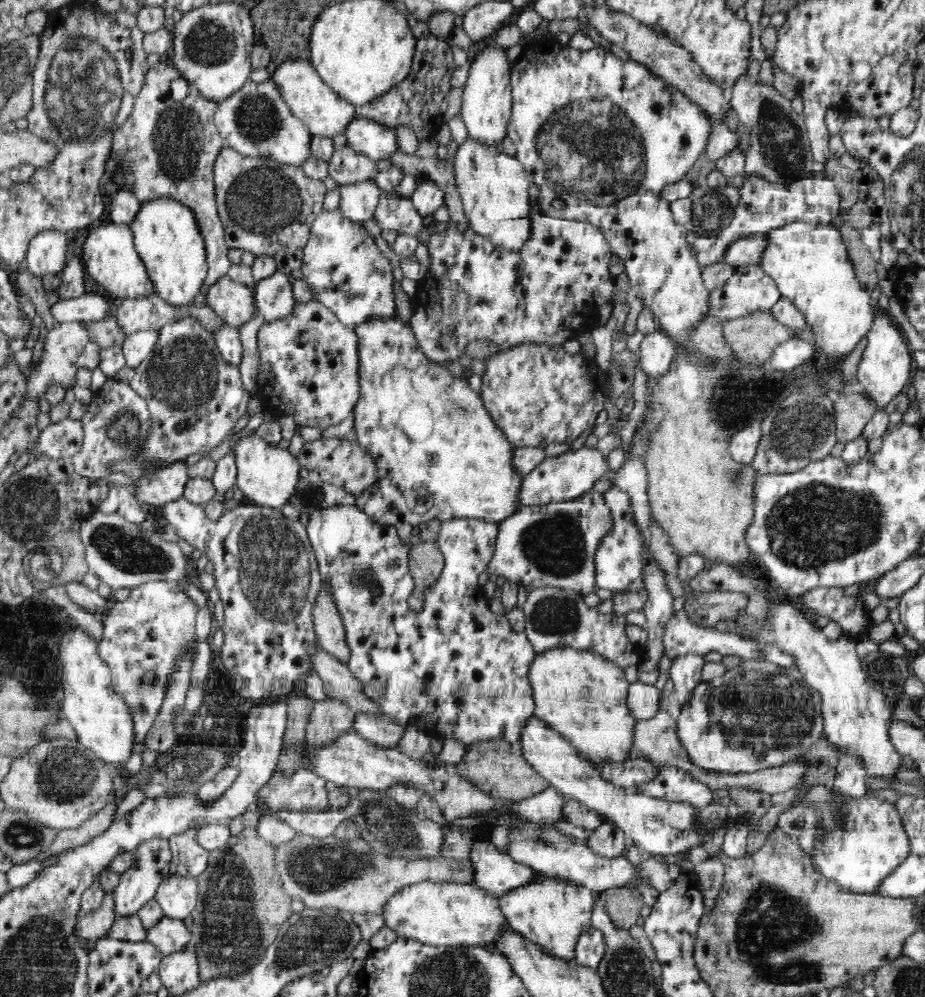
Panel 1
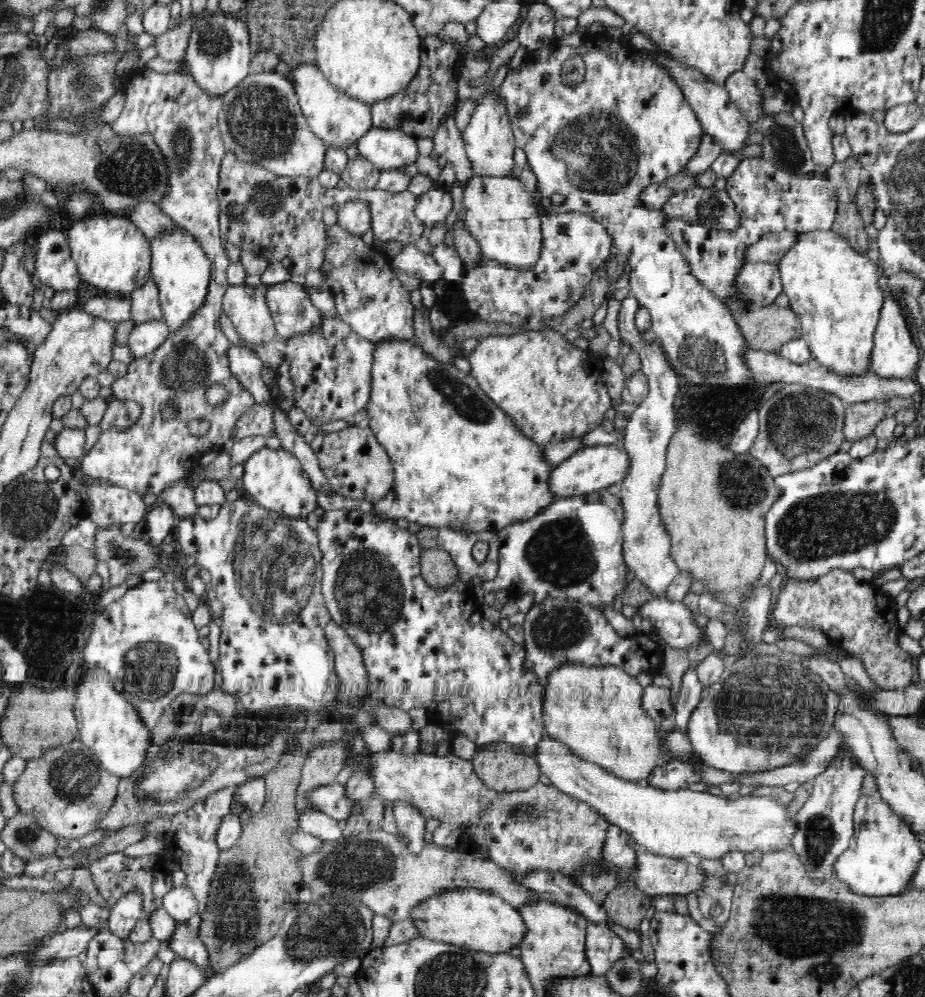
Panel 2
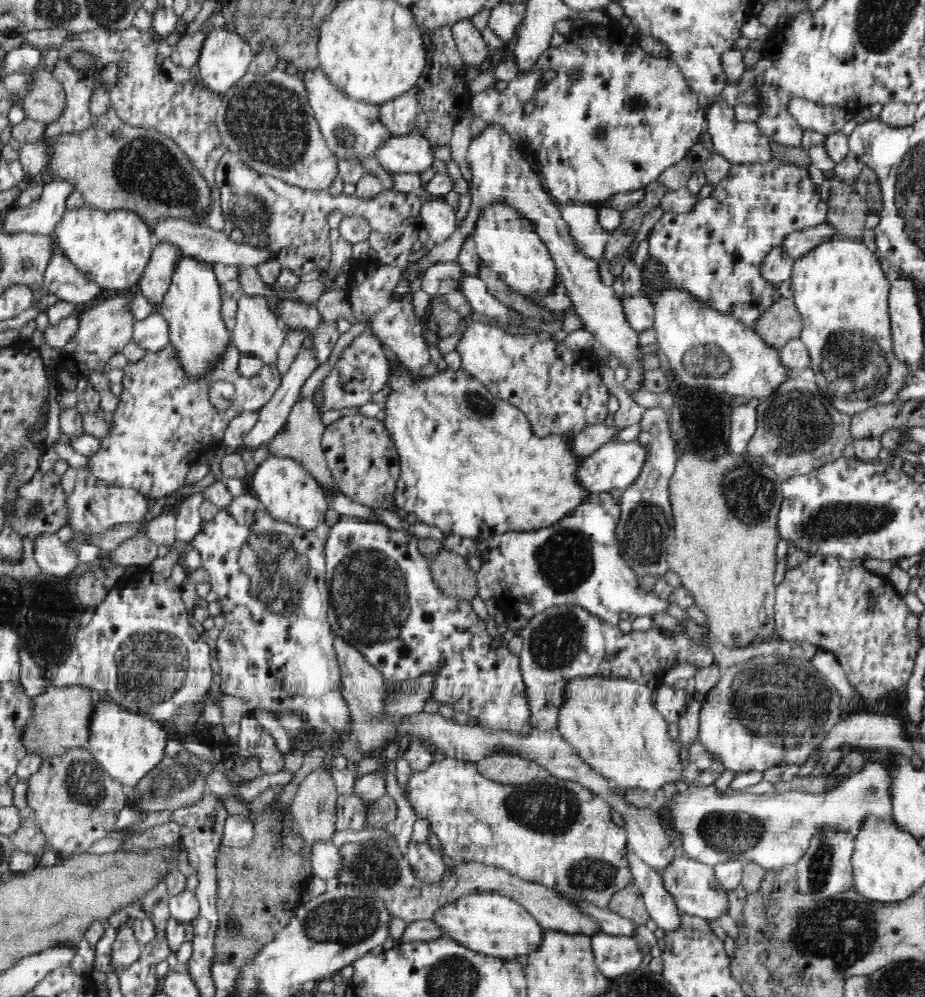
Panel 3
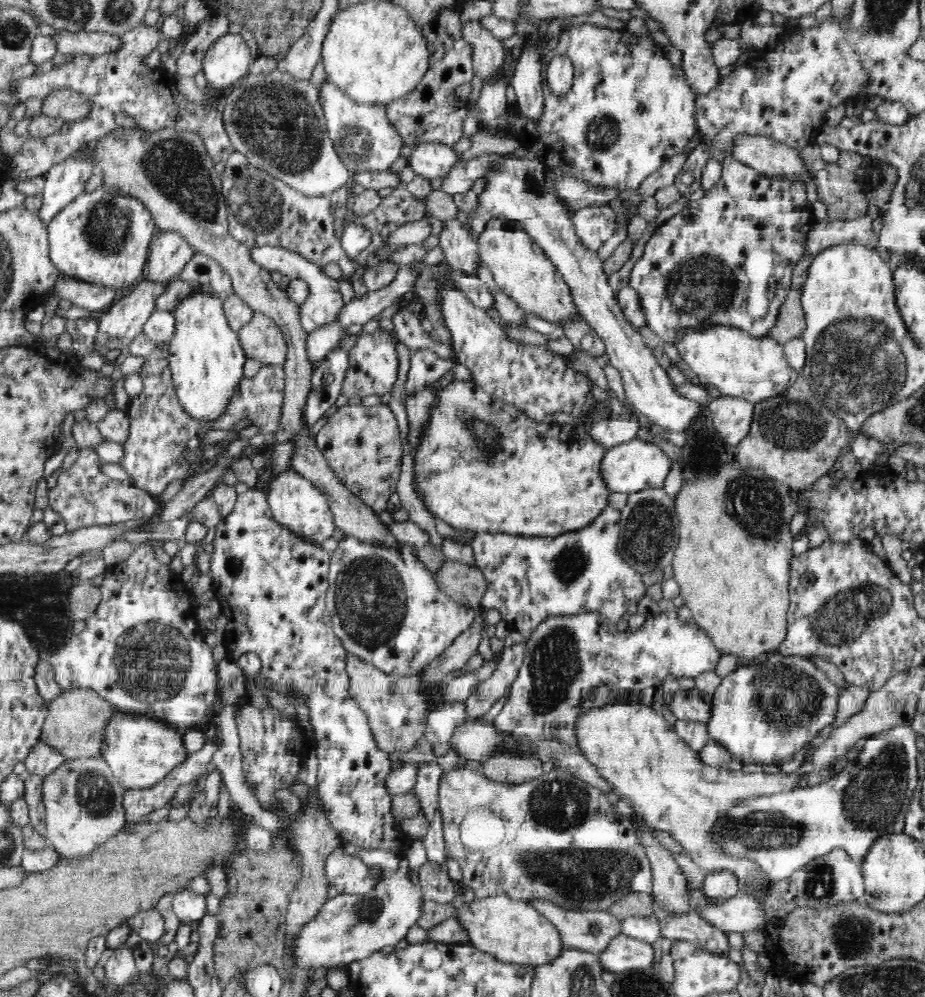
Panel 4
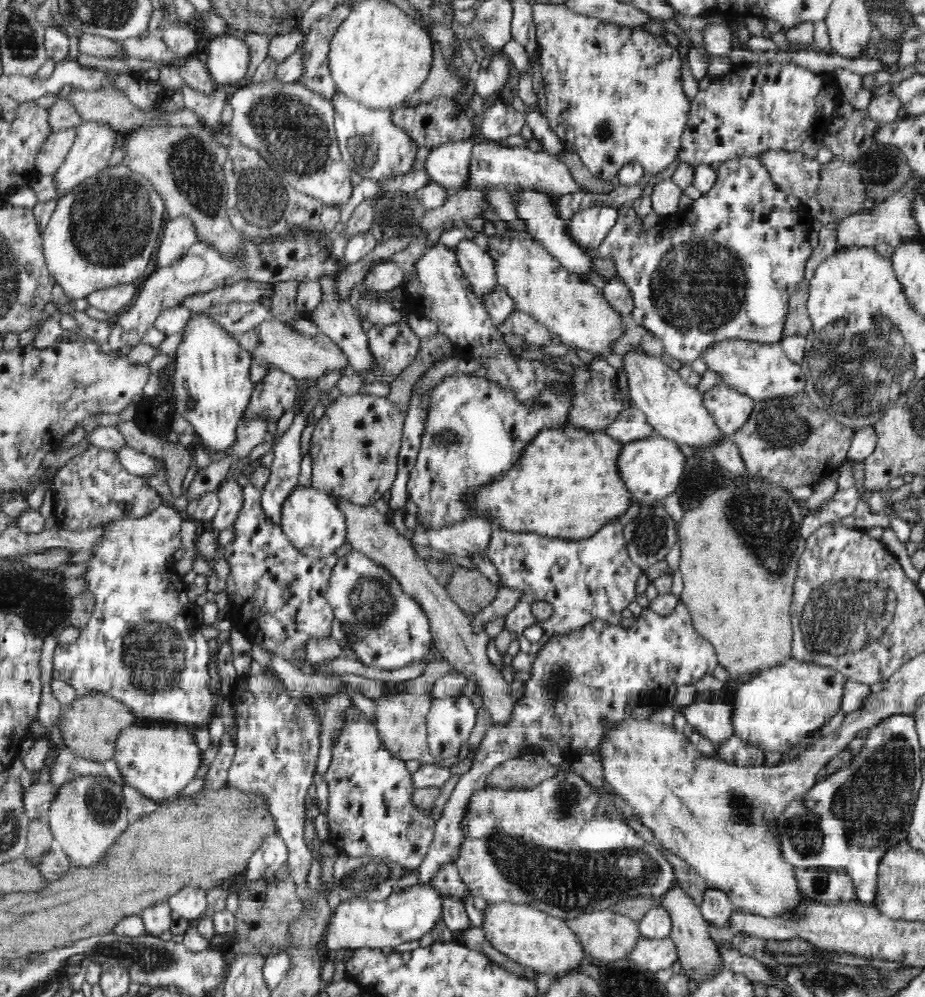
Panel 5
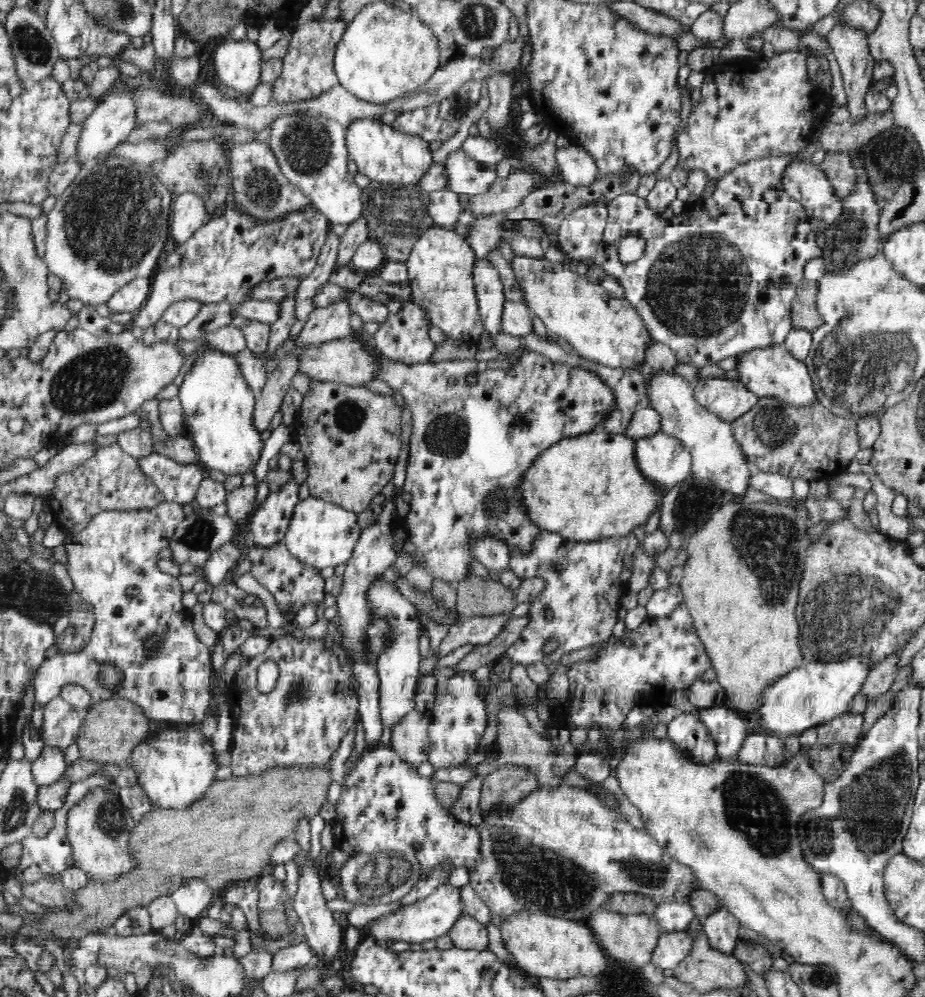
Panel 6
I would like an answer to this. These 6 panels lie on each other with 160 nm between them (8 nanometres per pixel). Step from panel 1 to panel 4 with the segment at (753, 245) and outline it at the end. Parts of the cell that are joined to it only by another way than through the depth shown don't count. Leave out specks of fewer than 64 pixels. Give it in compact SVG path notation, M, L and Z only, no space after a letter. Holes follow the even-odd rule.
M884 211L878 218L870 218L867 214L860 218L833 219L826 217L814 224L807 234L806 256L816 256L820 251L840 244L860 244L878 248L880 232L884 228Z

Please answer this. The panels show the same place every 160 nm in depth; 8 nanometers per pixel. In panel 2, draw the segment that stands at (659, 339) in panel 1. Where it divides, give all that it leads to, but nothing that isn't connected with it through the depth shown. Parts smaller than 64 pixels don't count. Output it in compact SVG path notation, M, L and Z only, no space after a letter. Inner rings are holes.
M630 290L628 296L620 302L617 314L620 336L640 355L641 370L648 378L649 388L646 398L632 412L622 438L622 444L628 449L632 460L631 470L622 482L622 490L618 495L623 506L623 557L634 578L642 581L654 596L662 598L672 579L679 573L677 564L669 557L671 537L662 521L659 505L659 491L666 471L667 453L677 431L673 404L679 393L679 378L657 341L647 342L641 339L635 323L638 307L638 299Z

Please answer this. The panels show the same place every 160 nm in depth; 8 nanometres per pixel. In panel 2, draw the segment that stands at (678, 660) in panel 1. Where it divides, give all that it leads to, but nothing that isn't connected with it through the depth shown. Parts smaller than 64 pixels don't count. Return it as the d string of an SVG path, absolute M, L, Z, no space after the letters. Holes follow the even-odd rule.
M694 667L688 668L683 674L682 684L678 690L675 704L675 726L678 731L687 735L689 732L688 724L692 712L696 710L700 702L703 684L699 681Z

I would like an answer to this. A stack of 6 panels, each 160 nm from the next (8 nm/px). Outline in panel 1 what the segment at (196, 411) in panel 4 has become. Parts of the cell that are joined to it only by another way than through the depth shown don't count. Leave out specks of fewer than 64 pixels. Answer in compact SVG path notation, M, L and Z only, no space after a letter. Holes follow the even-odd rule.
M174 199L142 202L130 227L134 231L136 251L146 265L155 293L176 308L189 308L207 277L205 244L193 214Z

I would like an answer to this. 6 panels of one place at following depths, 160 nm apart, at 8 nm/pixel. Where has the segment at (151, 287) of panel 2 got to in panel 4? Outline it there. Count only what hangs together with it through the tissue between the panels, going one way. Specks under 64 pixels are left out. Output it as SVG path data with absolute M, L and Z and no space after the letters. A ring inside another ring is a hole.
M157 231L150 244L146 278L150 281L173 279L188 264L195 252L179 232Z

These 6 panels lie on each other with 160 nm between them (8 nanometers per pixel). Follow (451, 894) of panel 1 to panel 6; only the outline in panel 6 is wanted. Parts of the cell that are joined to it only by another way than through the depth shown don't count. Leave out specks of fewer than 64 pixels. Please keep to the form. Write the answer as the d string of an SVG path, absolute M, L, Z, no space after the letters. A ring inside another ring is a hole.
M518 912L499 926L507 951L514 956L524 973L541 981L548 979L569 980L579 977L601 977L608 968L609 955L597 940L593 929L585 921L565 919L542 913Z

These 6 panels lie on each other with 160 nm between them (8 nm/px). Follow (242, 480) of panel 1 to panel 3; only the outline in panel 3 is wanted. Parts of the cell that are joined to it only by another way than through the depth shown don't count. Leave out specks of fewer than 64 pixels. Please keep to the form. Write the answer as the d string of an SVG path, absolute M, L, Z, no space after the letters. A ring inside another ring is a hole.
M269 456L261 462L254 474L252 475L252 486L250 490L255 498L260 500L260 503L266 507L269 514L276 520L292 524L294 527L303 529L305 532L314 533L314 530L326 522L326 512L328 512L329 502L323 489L316 483L304 468L300 467L294 460L288 458L278 458Z

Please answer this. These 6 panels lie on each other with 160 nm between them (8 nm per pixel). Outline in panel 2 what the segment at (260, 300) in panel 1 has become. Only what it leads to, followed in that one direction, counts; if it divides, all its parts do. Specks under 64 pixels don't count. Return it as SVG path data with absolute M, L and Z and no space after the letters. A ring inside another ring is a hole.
M291 281L268 285L266 300L276 325L276 348L281 352L286 340L317 332L324 324L324 313L314 306L303 285Z

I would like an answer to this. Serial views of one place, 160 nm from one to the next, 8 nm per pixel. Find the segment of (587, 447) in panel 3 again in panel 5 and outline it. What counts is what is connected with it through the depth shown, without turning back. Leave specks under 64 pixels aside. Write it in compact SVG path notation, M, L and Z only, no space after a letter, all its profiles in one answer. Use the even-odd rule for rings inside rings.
M636 406L620 412L616 422L610 424L605 432L624 444L647 439L656 434L654 427L646 418L646 413Z

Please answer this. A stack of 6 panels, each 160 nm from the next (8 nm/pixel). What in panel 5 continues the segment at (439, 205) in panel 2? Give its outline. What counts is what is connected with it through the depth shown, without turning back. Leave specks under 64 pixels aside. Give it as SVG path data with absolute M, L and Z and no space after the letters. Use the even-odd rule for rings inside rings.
M472 238L462 239L455 250L474 294L482 301L486 300L486 296L490 296L494 288L499 286L494 260Z

